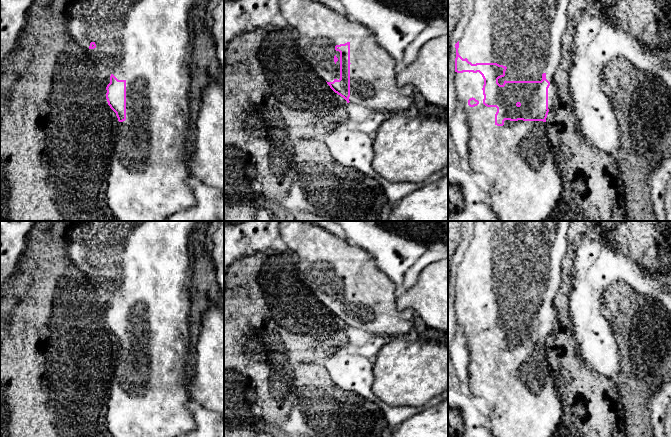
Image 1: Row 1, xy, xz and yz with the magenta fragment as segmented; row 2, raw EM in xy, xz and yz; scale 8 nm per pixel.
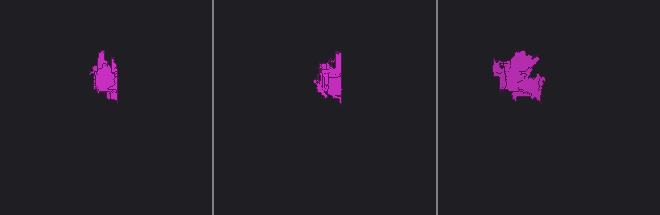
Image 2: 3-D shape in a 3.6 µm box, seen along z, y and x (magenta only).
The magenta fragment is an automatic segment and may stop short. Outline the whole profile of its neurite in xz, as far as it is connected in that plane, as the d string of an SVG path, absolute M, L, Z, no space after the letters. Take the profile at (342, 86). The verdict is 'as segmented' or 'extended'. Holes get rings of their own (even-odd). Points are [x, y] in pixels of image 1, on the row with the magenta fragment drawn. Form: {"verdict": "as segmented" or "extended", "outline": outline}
{"verdict": "extended", "outline": "M280 0L279 6L299 34L302 57L347 103L395 114L403 114L414 104L415 88L397 85L396 61L378 45L371 30L314 0Z"}

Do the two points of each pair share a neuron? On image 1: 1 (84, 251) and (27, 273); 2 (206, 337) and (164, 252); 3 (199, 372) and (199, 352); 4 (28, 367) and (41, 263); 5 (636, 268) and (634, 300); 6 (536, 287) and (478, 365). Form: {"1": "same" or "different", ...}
{"1": "different", "2": "different", "3": "same", "4": "same", "5": "different", "6": "same"}

